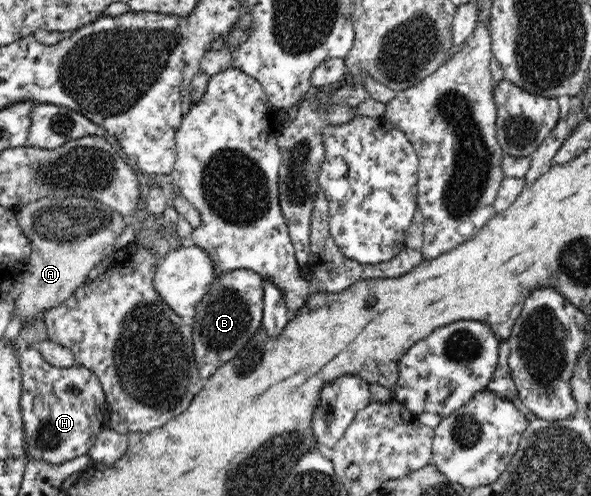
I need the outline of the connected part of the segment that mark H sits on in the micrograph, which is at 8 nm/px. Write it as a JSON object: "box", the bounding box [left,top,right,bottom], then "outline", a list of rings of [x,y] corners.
{"box":[18,345,112,465],"outline":[[[29,345],[18,355],[22,375],[20,409],[28,458],[59,465],[88,455],[98,434],[108,428],[112,411],[99,378],[78,364],[66,368],[48,364],[36,346]]]}

